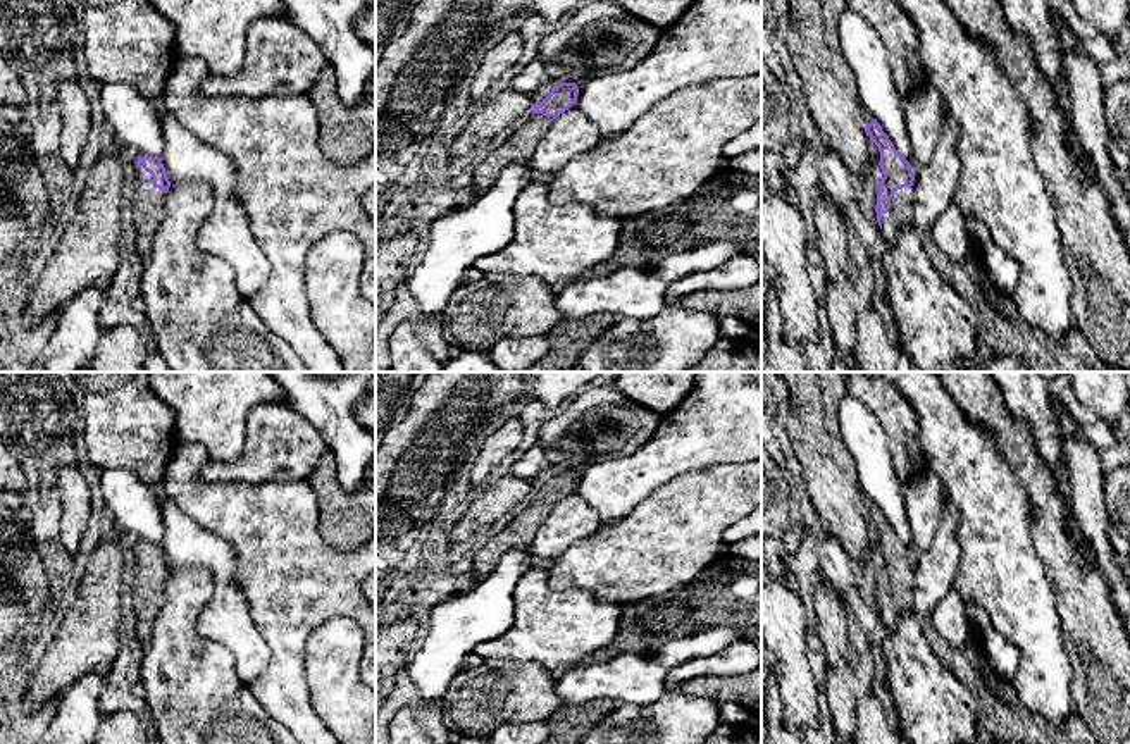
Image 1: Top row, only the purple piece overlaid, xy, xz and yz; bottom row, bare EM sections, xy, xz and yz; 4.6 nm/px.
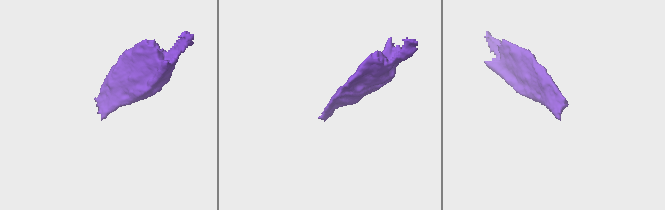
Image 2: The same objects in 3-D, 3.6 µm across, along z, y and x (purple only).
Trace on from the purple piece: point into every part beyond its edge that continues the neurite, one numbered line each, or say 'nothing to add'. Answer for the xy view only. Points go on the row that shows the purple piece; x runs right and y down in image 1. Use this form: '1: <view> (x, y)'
1: xy (149, 209)

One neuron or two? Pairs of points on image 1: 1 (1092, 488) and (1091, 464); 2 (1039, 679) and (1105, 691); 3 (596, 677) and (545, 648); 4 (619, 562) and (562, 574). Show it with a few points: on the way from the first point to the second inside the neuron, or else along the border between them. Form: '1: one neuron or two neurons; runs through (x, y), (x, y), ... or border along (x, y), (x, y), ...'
1: one neuron; runs through (1091, 483), (1091, 469)
2: two neurons; border along (1063, 644), (1068, 655), (1072, 708), (1075, 712)
3: two neurons; border along (583, 662), (557, 674)
4: one neuron; runs through (605, 564), (576, 569)

